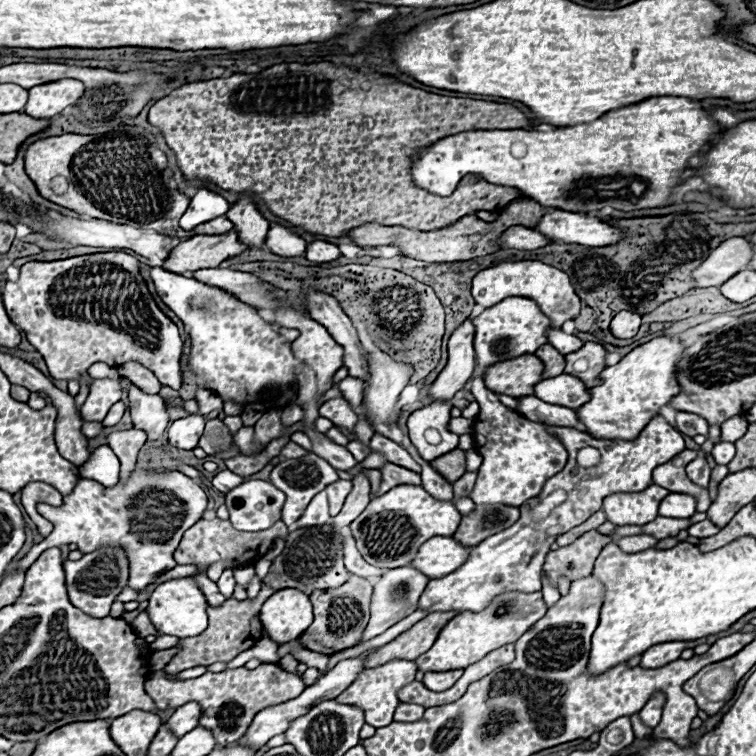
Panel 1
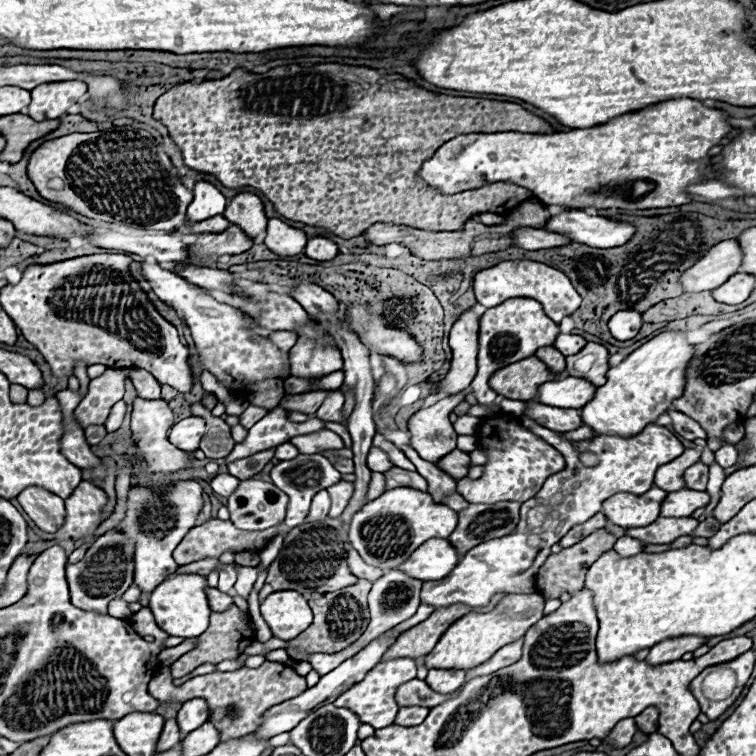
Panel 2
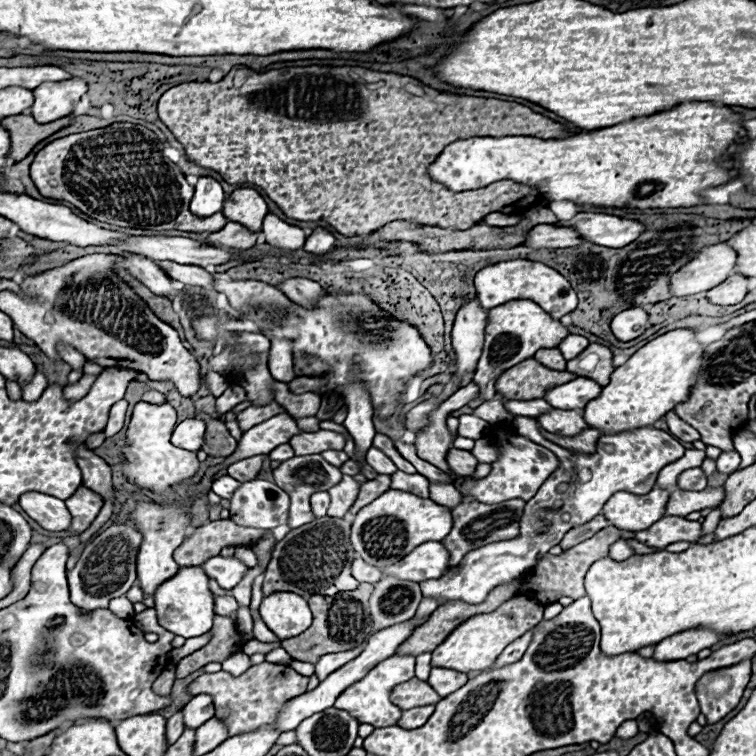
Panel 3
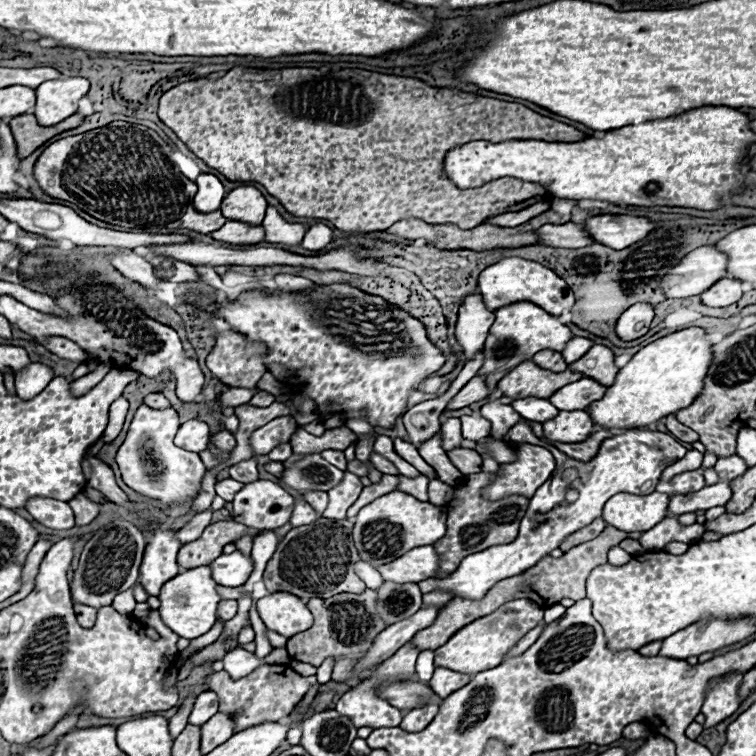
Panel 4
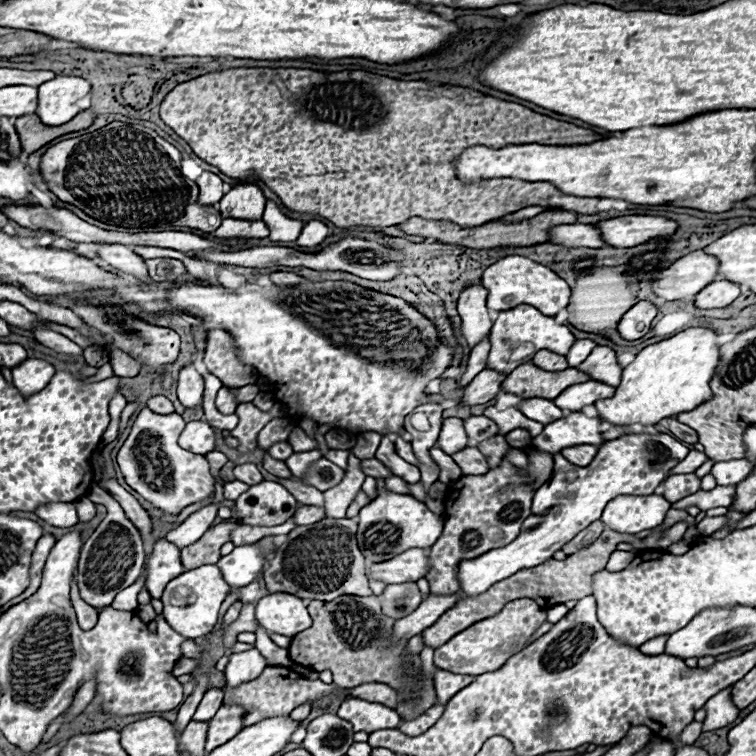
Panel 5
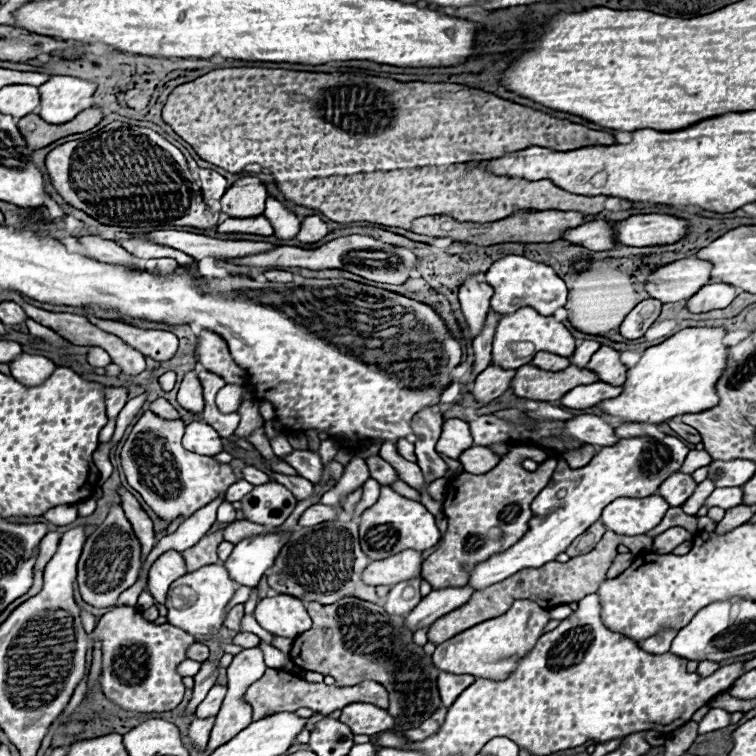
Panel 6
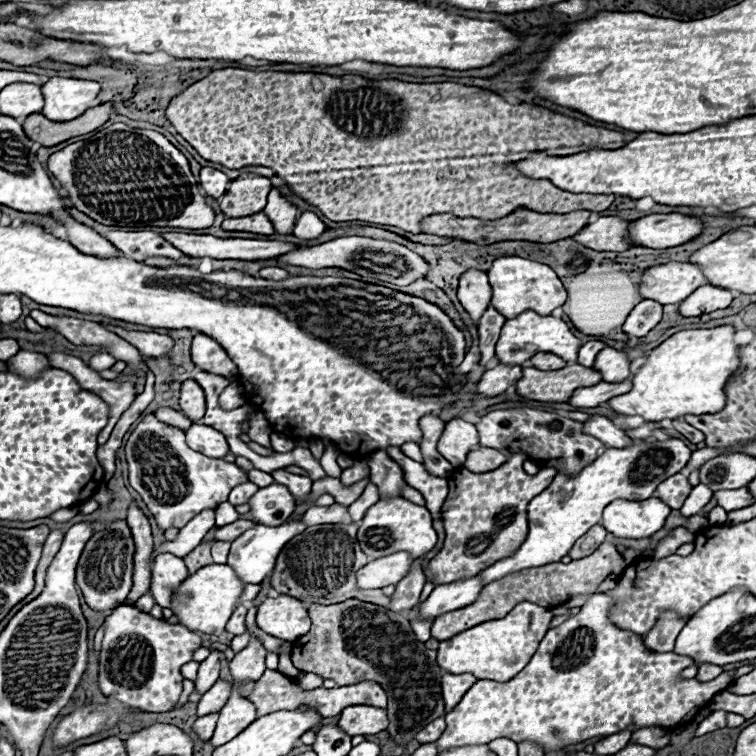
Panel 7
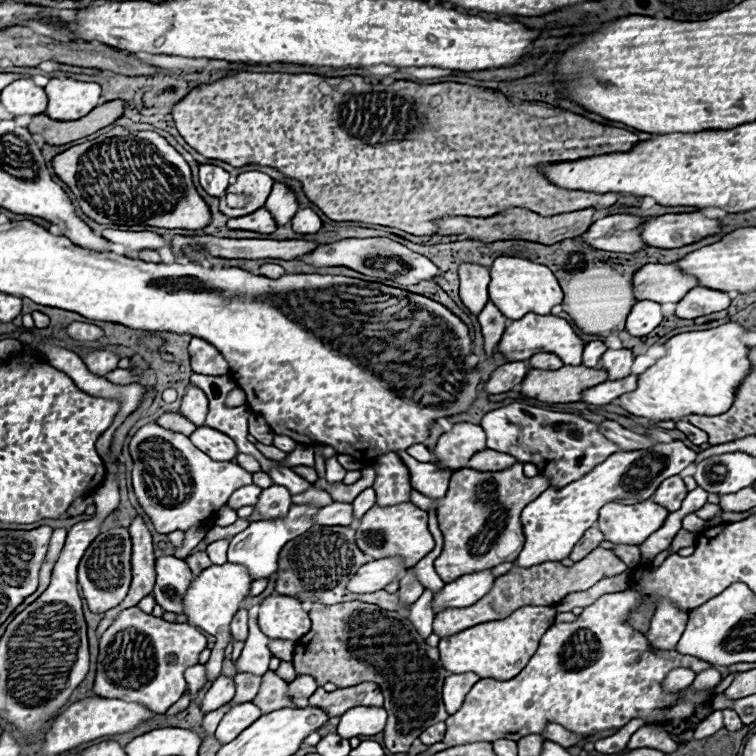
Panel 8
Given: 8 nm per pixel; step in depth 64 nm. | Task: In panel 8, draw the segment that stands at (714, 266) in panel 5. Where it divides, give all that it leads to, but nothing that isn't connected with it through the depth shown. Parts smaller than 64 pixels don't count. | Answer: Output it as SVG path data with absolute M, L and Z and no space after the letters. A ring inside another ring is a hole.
M648 264L634 274L634 296L638 300L668 304L678 302L698 284L696 276L686 274L676 264Z

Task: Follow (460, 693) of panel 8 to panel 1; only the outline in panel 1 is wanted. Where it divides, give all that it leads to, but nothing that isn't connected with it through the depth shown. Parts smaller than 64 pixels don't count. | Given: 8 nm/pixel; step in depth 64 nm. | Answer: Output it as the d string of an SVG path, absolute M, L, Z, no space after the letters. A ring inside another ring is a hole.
M448 670L448 672L428 672L422 678L422 684L430 688L432 692L444 692L444 688L450 688L456 684L456 680L462 676L462 670Z

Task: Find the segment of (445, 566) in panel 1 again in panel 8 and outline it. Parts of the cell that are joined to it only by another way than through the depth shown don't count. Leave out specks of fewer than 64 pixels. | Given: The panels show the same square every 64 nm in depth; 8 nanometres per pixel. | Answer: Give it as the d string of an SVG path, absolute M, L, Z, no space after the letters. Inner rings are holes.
M400 556L378 558L378 560L364 564L362 568L358 568L358 572L354 574L354 578L348 584L348 590L356 592L356 594L378 592L384 586L388 586L392 580L396 580L402 572L406 572L406 566Z

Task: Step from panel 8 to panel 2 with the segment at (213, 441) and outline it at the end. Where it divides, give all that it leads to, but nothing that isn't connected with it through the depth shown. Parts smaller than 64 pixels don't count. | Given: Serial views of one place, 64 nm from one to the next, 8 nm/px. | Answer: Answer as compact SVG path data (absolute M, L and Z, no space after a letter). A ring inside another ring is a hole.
M190 416L190 418L176 422L170 428L168 440L184 452L194 452L194 450L198 450L198 442L200 442L202 434L204 434L204 418Z

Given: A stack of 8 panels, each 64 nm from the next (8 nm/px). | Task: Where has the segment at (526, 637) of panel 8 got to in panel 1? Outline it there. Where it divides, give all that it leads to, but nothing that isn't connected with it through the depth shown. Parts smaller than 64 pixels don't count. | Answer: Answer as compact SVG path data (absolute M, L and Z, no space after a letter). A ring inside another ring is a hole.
M502 592L492 598L492 602L480 612L460 612L454 616L438 634L434 646L418 656L414 662L422 672L444 672L466 668L488 652L516 642L536 620L546 614L546 604L540 592Z

